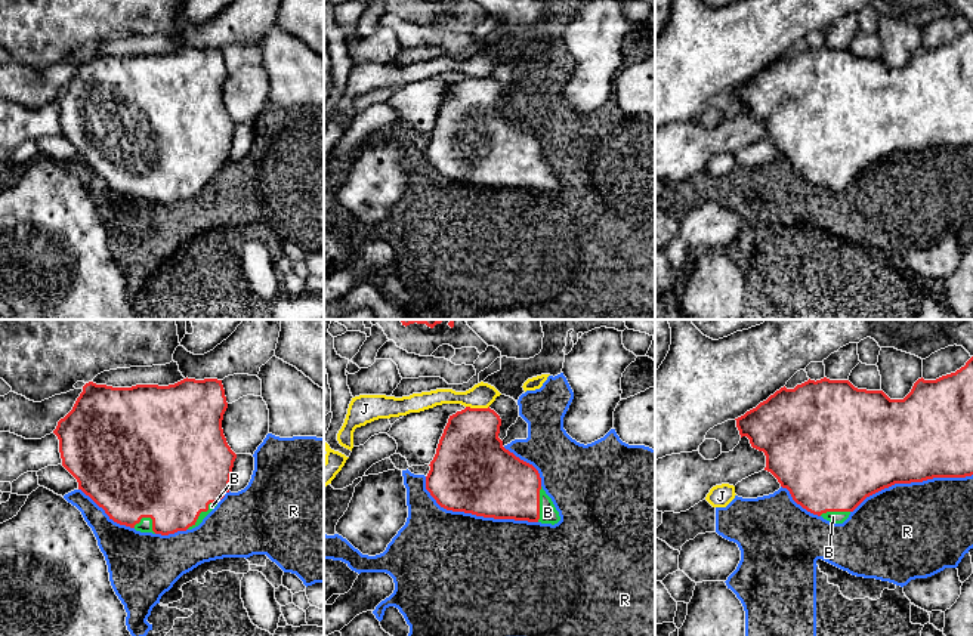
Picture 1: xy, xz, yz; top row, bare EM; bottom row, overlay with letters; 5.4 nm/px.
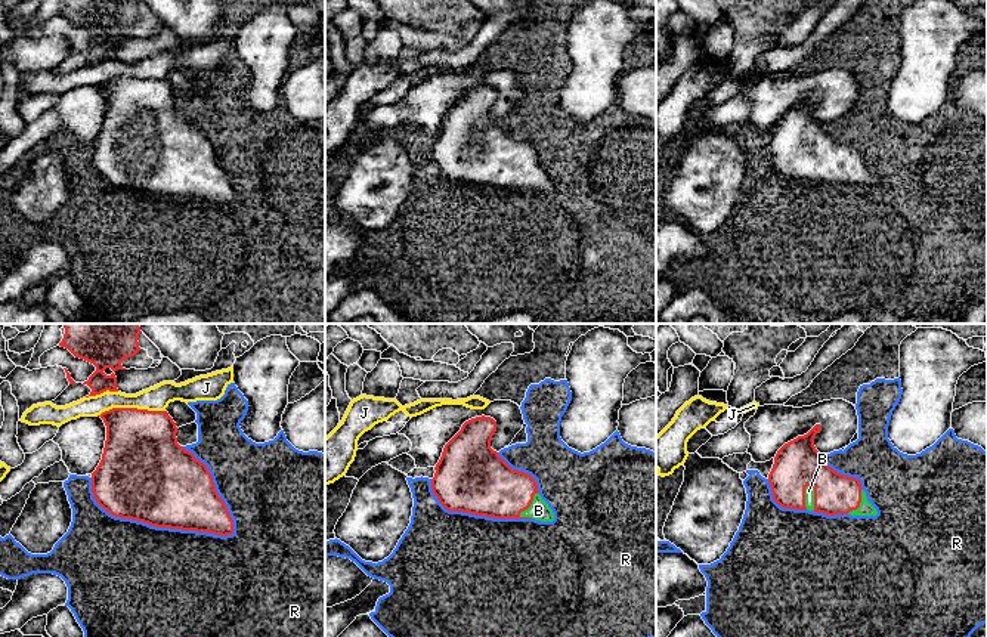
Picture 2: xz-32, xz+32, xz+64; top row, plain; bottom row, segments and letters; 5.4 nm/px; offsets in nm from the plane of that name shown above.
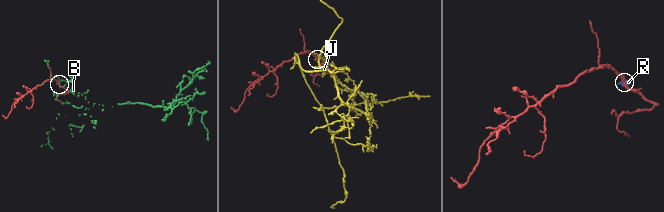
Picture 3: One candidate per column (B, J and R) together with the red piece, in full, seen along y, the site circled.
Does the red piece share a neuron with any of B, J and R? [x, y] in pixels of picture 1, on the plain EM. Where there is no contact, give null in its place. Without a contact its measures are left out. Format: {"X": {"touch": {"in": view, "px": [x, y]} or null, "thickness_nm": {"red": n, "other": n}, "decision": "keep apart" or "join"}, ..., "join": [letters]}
{"B": {"touch": {"in": "xy", "px": [201, 179]}, "thickness_nm": {"red": 500, "other": 40}, "decision": "join"}, "J": {"touch": {"in": "xz", "px": [478, 77]}, "thickness_nm": {"red": 360, "other": 140}, "decision": "keep apart"}, "R": {"touch": {"in": "xz", "px": [475, 182]}, "thickness_nm": {"red": 440, "other": 480}, "decision": "keep apart"}, "join": ["B"]}

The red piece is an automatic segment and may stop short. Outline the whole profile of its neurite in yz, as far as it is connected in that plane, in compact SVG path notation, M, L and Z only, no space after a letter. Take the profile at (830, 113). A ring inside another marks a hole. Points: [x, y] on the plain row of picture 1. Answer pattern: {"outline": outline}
{"outline": "M973 25L955 41L936 49L918 47L904 68L890 68L883 59L858 58L849 49L830 49L824 46L815 50L809 47L794 58L781 56L756 77L735 89L741 106L747 105L753 117L764 121L764 139L770 141L781 155L790 160L797 173L833 192L843 192L867 166L895 152L923 151L933 146L966 146L973 143Z"}

